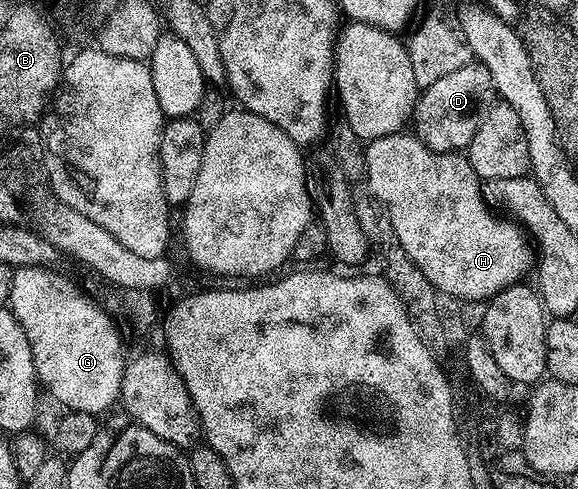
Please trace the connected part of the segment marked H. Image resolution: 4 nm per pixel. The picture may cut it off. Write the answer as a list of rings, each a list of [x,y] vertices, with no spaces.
[[[388,134],[384,138],[369,141],[365,148],[367,176],[365,179],[370,185],[370,193],[379,204],[385,206],[388,218],[392,218],[392,230],[396,230],[396,238],[400,238],[400,246],[408,250],[408,258],[412,258],[412,262],[416,262],[416,266],[424,270],[424,278],[428,278],[428,282],[432,282],[432,286],[438,289],[443,297],[455,296],[456,299],[462,300],[461,302],[486,302],[497,296],[499,292],[503,292],[505,288],[519,283],[525,277],[522,275],[529,268],[531,271],[535,267],[536,252],[527,235],[513,223],[505,224],[502,218],[495,215],[482,201],[482,180],[472,170],[469,155],[462,152],[434,152],[428,146],[421,144],[413,134]]]

